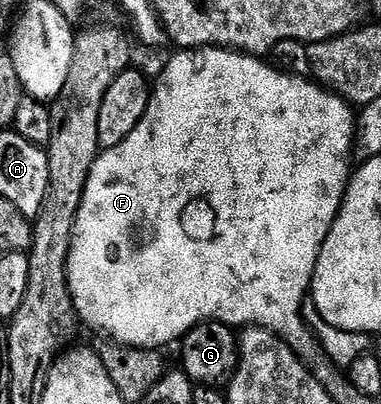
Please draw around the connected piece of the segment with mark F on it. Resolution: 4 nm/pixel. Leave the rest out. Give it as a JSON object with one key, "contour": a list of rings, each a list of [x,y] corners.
{"contour":[[[197,48],[194,50],[179,50],[176,53],[176,56],[164,66],[163,73],[159,76],[159,81],[154,81],[147,113],[145,114],[145,118],[141,118],[137,130],[133,130],[133,134],[129,134],[129,138],[125,138],[125,142],[119,144],[116,148],[100,151],[94,166],[91,167],[89,182],[85,182],[85,194],[81,198],[81,206],[77,210],[77,218],[71,231],[71,249],[69,250],[69,258],[67,259],[67,286],[71,291],[71,301],[75,307],[76,317],[82,323],[84,320],[93,331],[104,332],[107,335],[104,337],[110,338],[114,343],[126,344],[129,348],[149,348],[152,350],[166,349],[166,344],[171,344],[174,340],[175,343],[182,341],[183,337],[192,328],[208,322],[227,324],[233,330],[263,328],[266,332],[280,336],[299,355],[299,359],[310,368],[311,373],[317,379],[326,381],[327,372],[337,366],[327,357],[323,347],[319,345],[319,337],[308,328],[306,320],[303,319],[303,306],[311,290],[311,279],[315,273],[317,258],[325,246],[325,238],[329,238],[329,230],[333,226],[333,222],[339,217],[339,211],[341,210],[343,199],[347,193],[347,182],[353,175],[353,149],[355,146],[355,126],[357,123],[356,113],[353,111],[352,105],[348,104],[346,100],[342,100],[335,93],[328,92],[325,88],[320,88],[318,84],[312,82],[310,79],[307,79],[308,81],[298,80],[295,76],[286,76],[285,73],[278,72],[277,69],[263,64],[267,62],[264,62],[258,56],[248,56],[230,48]]]}

